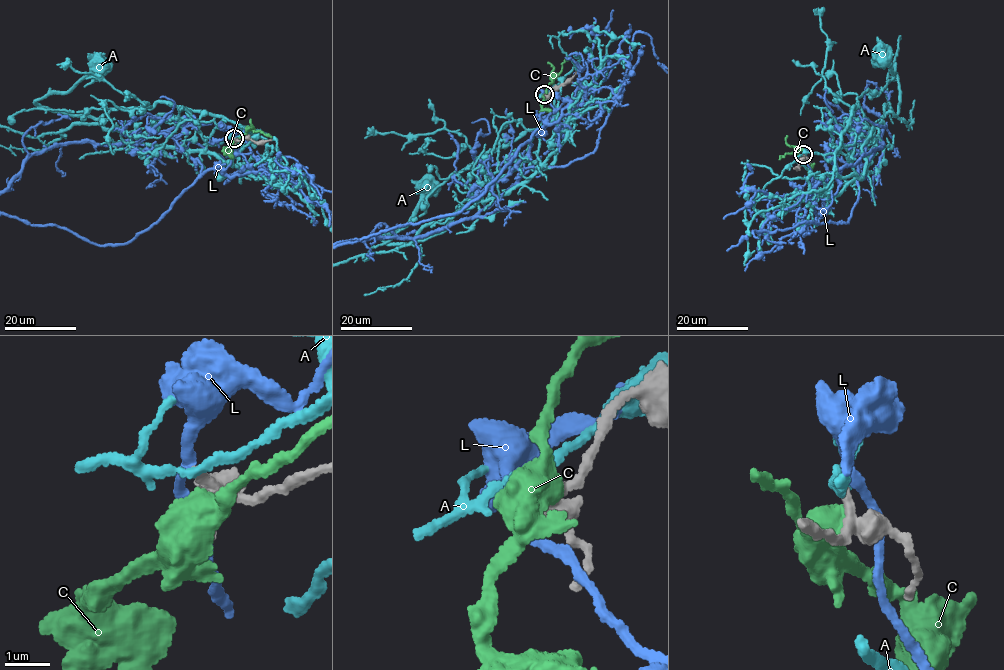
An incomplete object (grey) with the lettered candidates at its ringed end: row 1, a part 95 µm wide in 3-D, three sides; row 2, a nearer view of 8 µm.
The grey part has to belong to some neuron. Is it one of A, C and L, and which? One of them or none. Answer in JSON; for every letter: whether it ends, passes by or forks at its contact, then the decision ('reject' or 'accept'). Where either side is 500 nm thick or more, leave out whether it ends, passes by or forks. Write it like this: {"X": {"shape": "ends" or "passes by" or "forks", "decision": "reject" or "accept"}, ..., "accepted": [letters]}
{"A": {"shape": "passes by", "decision": "reject"}, "C": {"shape": "passes by", "decision": "reject"}, "L": {"shape": "passes by", "decision": "reject"}, "accepted": []}

